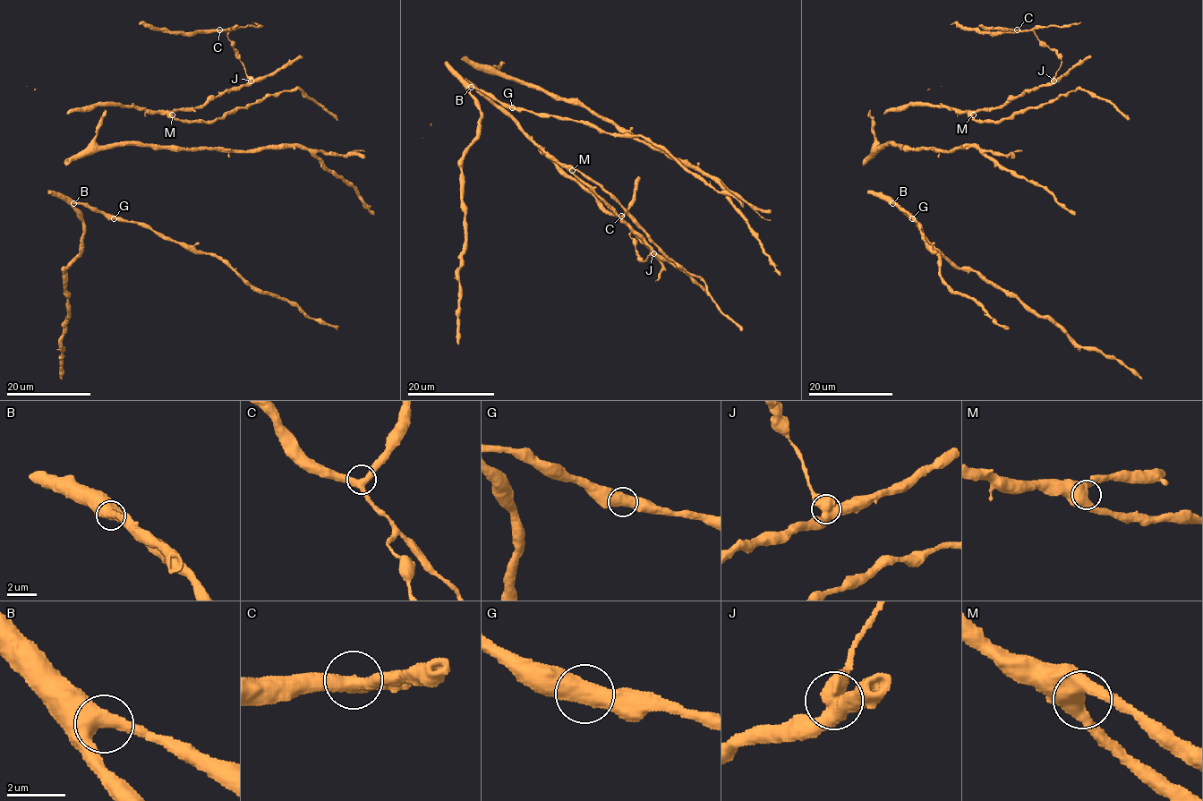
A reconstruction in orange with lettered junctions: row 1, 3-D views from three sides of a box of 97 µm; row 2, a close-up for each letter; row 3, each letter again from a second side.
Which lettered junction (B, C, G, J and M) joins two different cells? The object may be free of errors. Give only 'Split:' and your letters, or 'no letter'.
Split: no letter

